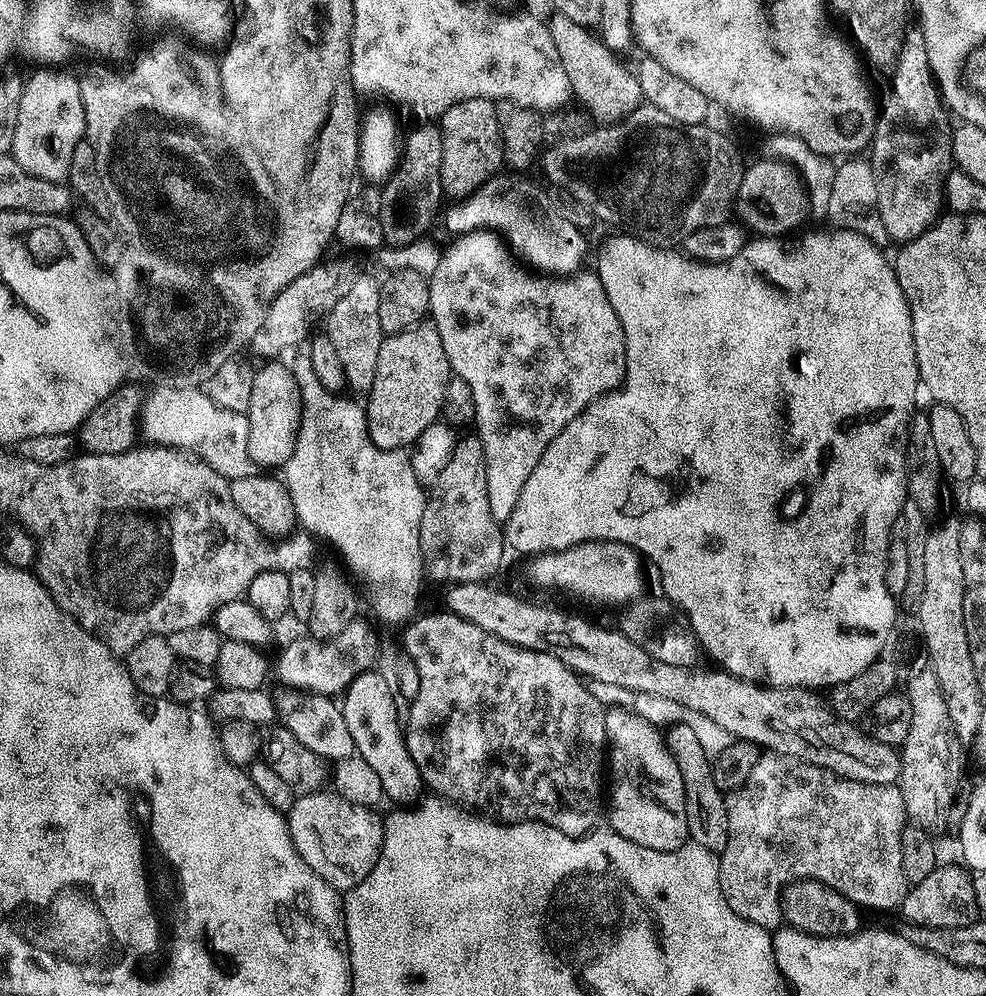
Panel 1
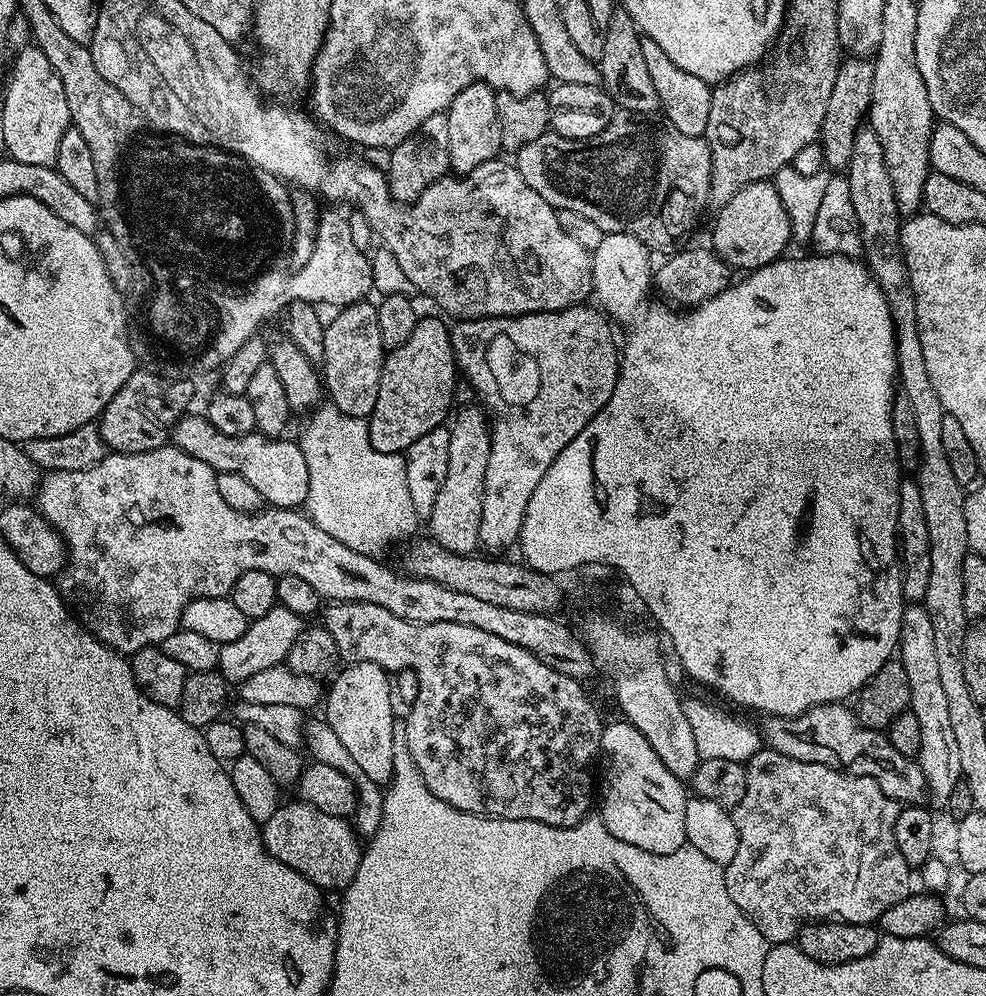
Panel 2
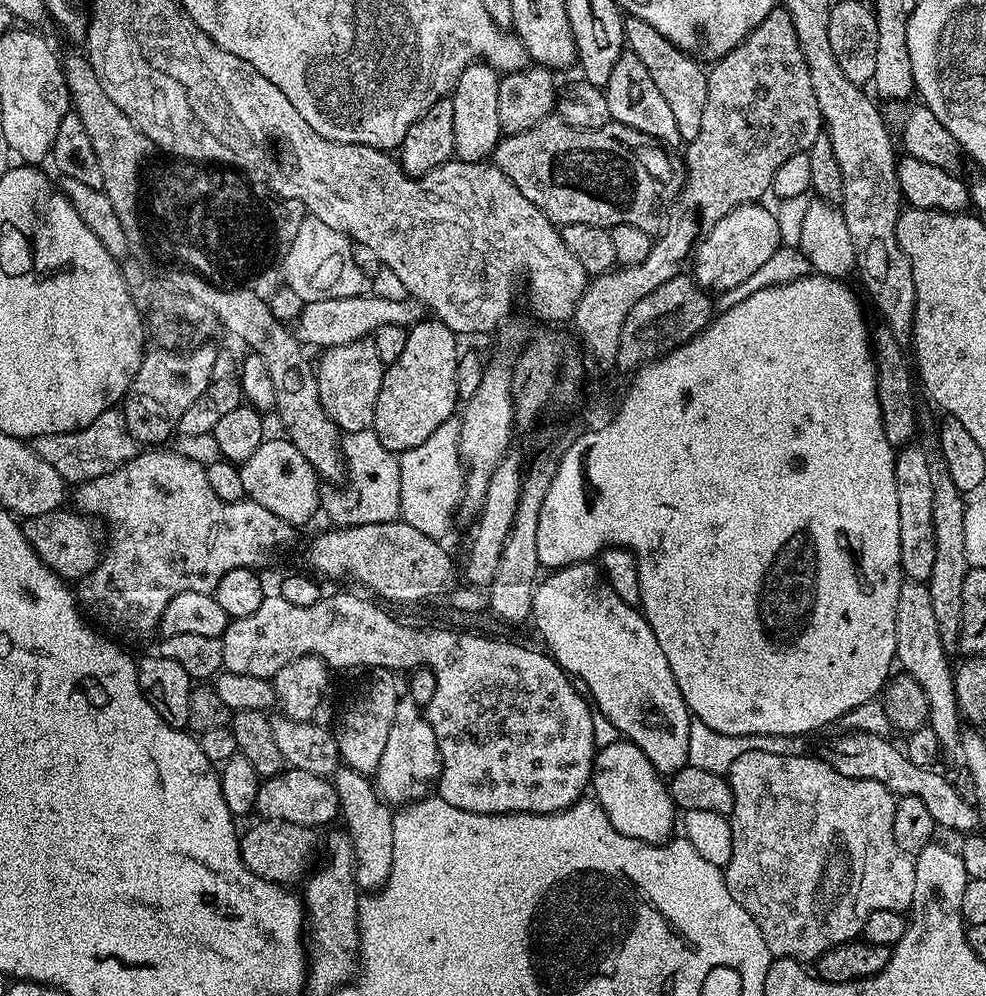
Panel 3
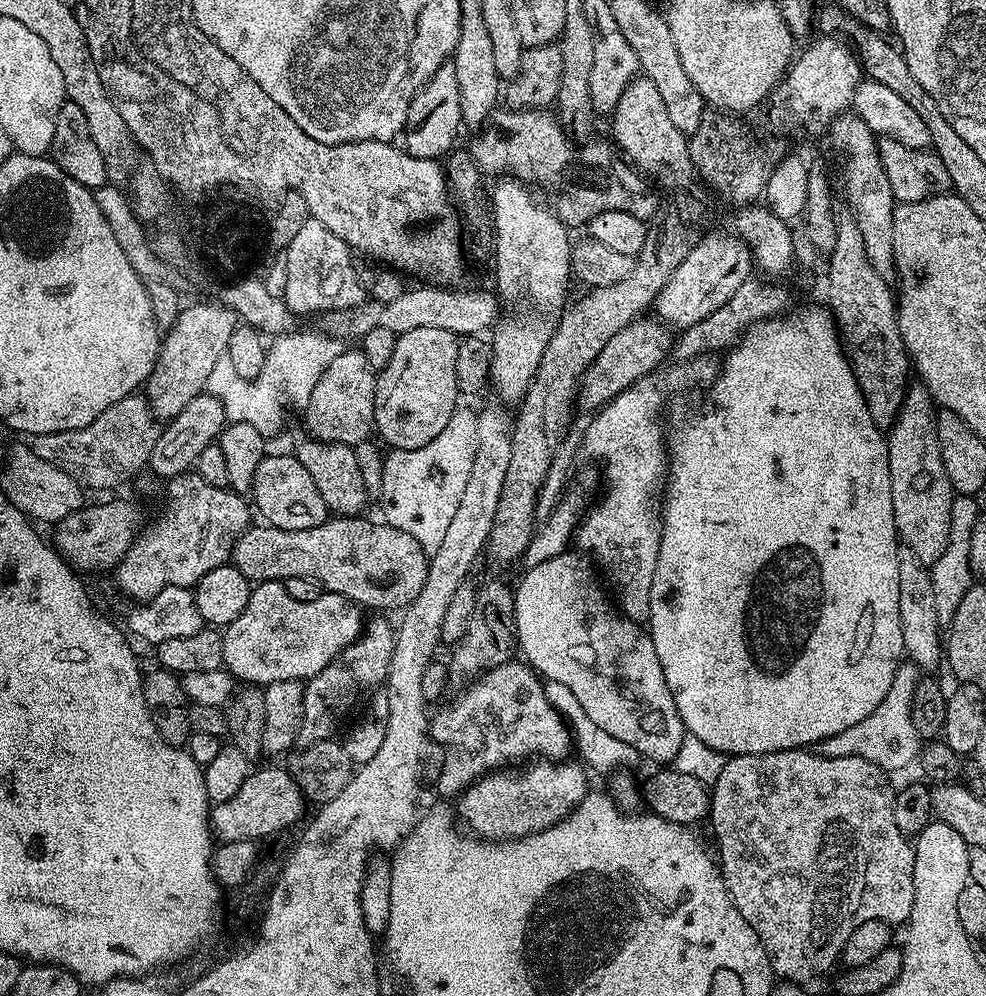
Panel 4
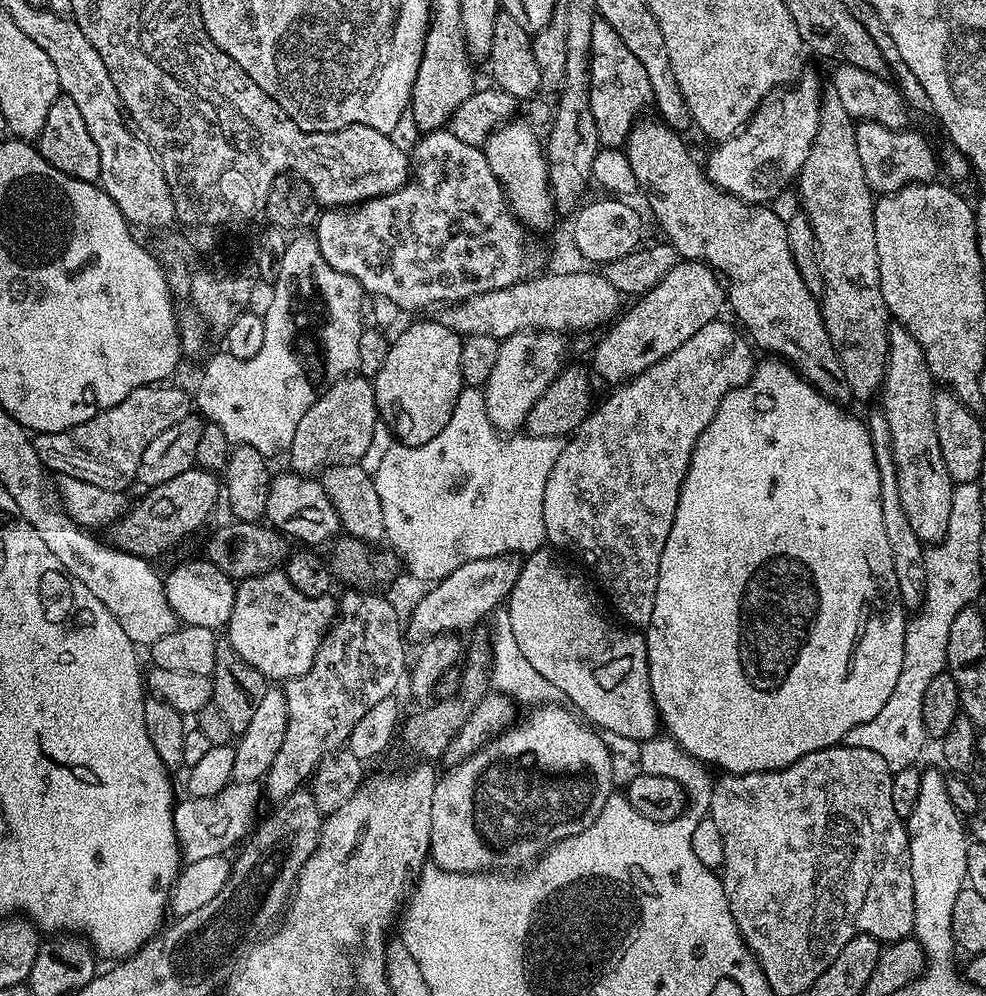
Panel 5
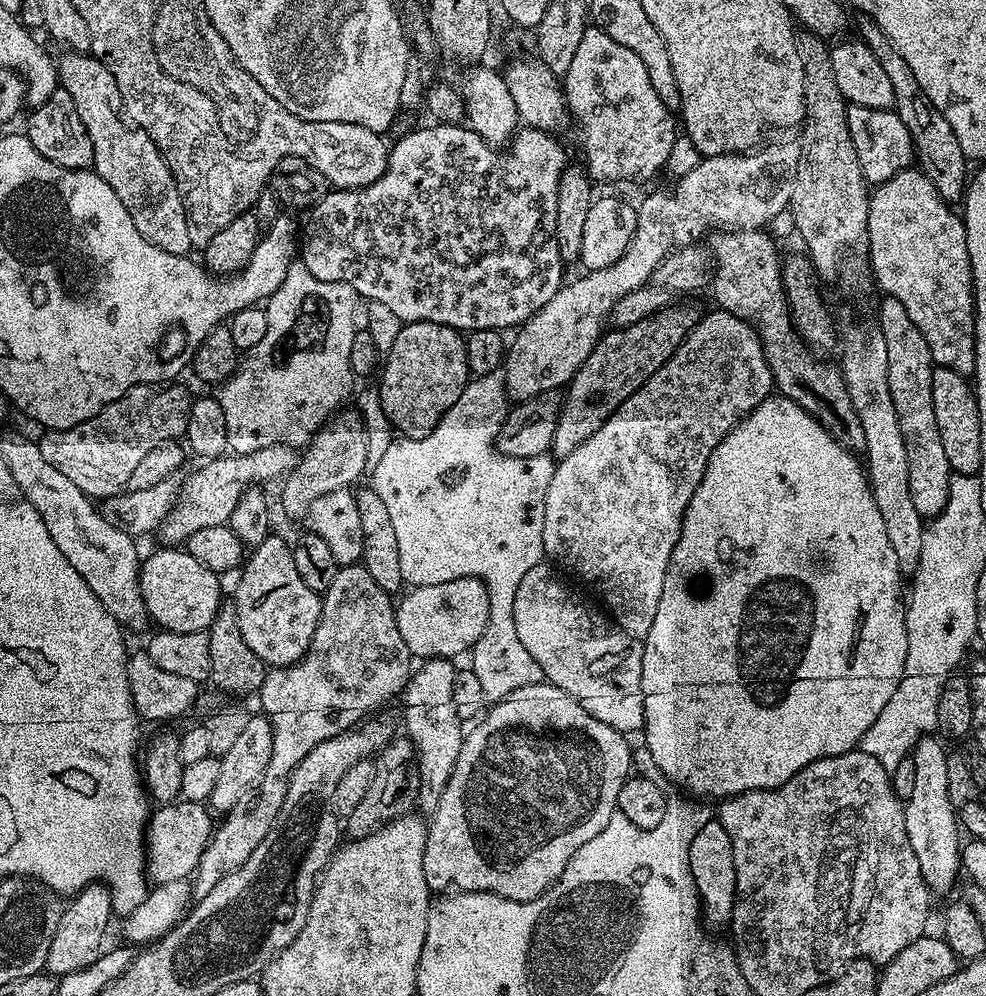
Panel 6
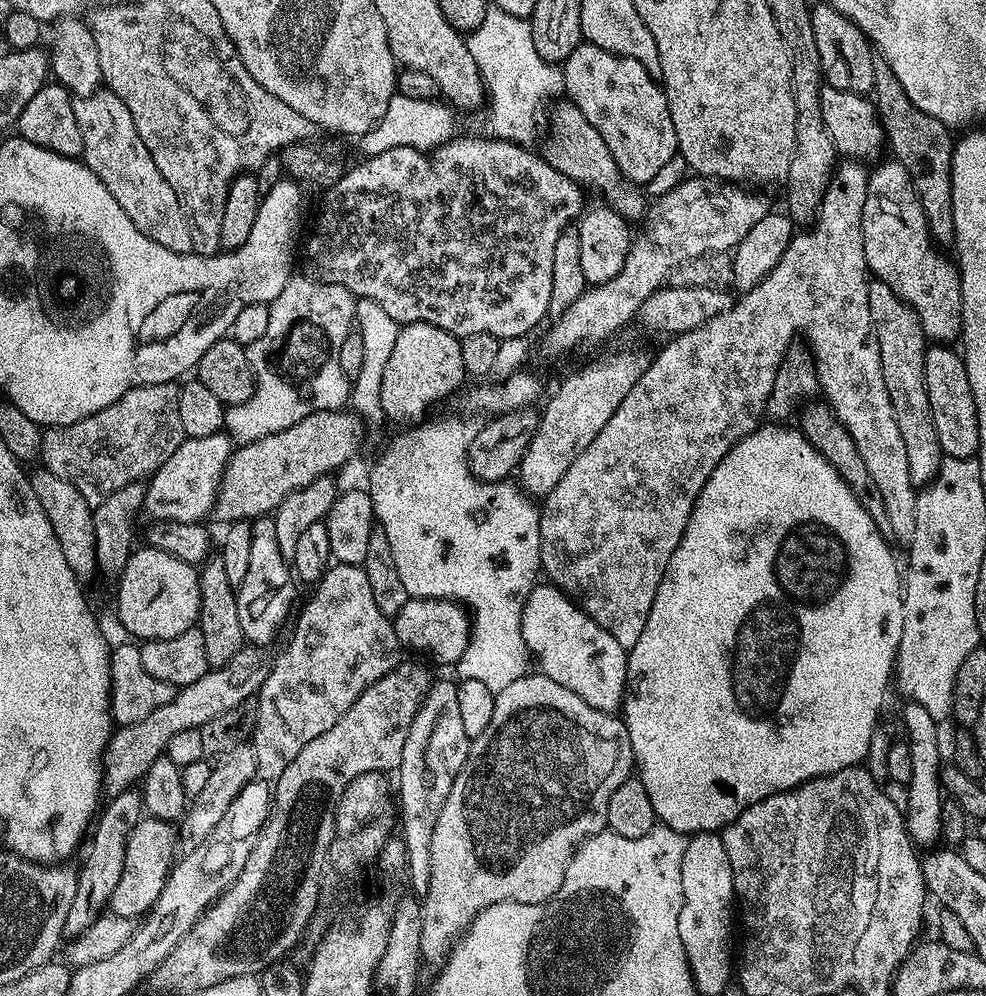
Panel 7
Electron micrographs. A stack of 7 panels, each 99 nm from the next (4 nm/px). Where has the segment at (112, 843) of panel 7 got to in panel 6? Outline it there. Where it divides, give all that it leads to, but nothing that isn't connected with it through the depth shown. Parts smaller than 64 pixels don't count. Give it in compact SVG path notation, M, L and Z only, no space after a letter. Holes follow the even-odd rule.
M103 883L87 884L83 890L71 897L58 918L54 938L50 938L50 950L44 963L47 975L59 978L66 974L74 974L74 970L86 970L86 966L98 962L100 953L106 948L104 934L112 919L112 893Z

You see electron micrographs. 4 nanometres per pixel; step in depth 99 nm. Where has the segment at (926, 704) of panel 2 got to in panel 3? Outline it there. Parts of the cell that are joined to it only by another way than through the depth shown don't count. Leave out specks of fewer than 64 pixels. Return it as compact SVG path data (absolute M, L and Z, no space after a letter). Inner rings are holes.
M901 579L900 589L898 590L898 606L896 607L896 617L894 618L894 646L896 647L895 663L900 664L905 673L914 678L914 682L918 682L918 686L922 686L922 694L926 694L926 702L928 703L928 723L927 727L934 730L934 734L938 736L938 742L941 749L952 750L960 747L960 734L962 731L962 721L960 713L956 706L956 695L954 694L954 675L953 665L948 665L950 654L945 651L942 646L942 638L938 638L938 621L934 619L934 605L930 602L930 590L927 583L922 580Z

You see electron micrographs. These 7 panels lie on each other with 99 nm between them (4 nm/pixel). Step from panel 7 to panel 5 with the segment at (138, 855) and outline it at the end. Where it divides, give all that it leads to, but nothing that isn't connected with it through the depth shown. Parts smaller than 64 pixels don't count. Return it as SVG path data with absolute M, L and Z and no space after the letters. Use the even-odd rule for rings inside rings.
M233 782L210 798L188 796L181 804L179 801L173 807L172 817L181 857L187 862L198 862L202 858L223 856L231 853L232 847L235 849L241 842L247 841L258 823L256 811L260 808L260 796L262 800L262 788L259 783Z

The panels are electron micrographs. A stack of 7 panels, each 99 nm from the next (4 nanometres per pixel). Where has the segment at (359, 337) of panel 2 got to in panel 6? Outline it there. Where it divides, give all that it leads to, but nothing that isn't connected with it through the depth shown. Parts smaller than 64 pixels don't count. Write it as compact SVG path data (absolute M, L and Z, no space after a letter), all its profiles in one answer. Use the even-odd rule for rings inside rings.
M340 410L325 423L319 432L313 435L310 443L303 449L302 455L288 475L283 477L280 488L280 504L292 520L303 521L310 506L322 494L334 490L352 488L356 479L366 472L366 430L359 411Z

